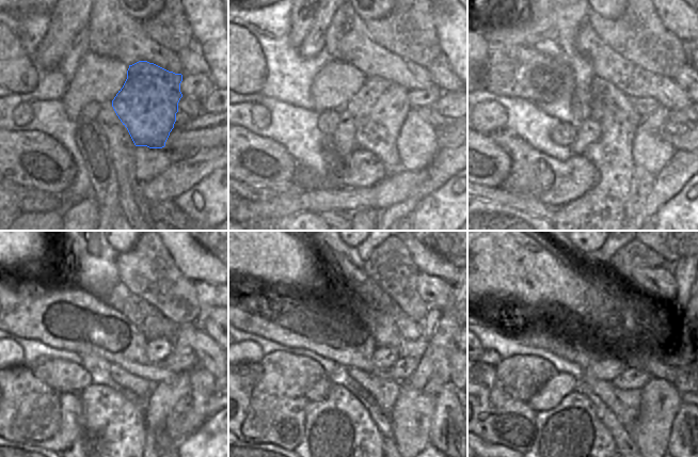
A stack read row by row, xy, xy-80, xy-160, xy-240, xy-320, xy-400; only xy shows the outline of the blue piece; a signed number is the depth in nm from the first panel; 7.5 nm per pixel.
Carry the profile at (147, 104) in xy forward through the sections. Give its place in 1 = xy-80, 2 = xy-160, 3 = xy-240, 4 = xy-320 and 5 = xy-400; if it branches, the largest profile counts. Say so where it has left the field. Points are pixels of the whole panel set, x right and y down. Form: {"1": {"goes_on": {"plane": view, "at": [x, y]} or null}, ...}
{"1": {"goes_on": {"plane": "xy-80", "at": [379, 109]}}, "2": {"goes_on": {"plane": "xy-160", "at": [602, 208]}}, "3": {"goes_on": {"plane": "xy-240", "at": [109, 447]}}, "4": {"goes_on": {"plane": "xy-320", "at": [342, 443]}}, "5": {"goes_on": {"plane": "xy-400", "at": [572, 446]}}}

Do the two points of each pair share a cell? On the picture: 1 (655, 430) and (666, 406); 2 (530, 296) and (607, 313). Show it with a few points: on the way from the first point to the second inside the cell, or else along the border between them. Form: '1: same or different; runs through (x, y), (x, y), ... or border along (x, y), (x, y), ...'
1: same; runs through (655, 424), (655, 416), (660, 412)
2: same; runs through (550, 296), (583, 296), (588, 298)

